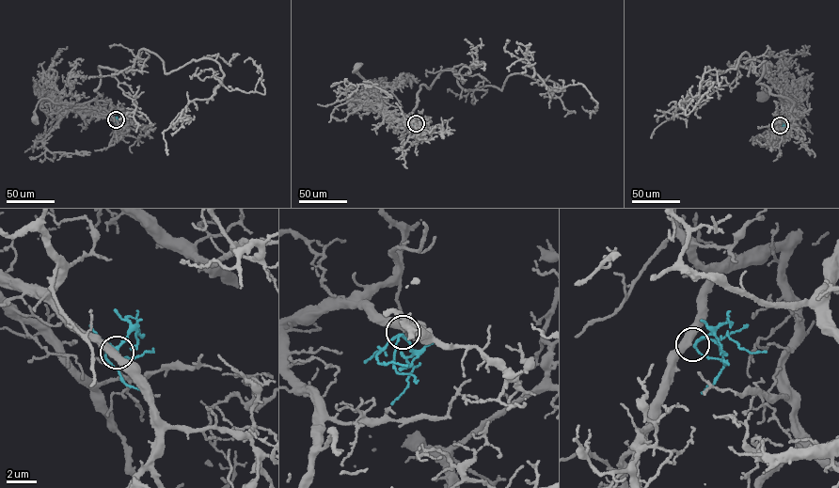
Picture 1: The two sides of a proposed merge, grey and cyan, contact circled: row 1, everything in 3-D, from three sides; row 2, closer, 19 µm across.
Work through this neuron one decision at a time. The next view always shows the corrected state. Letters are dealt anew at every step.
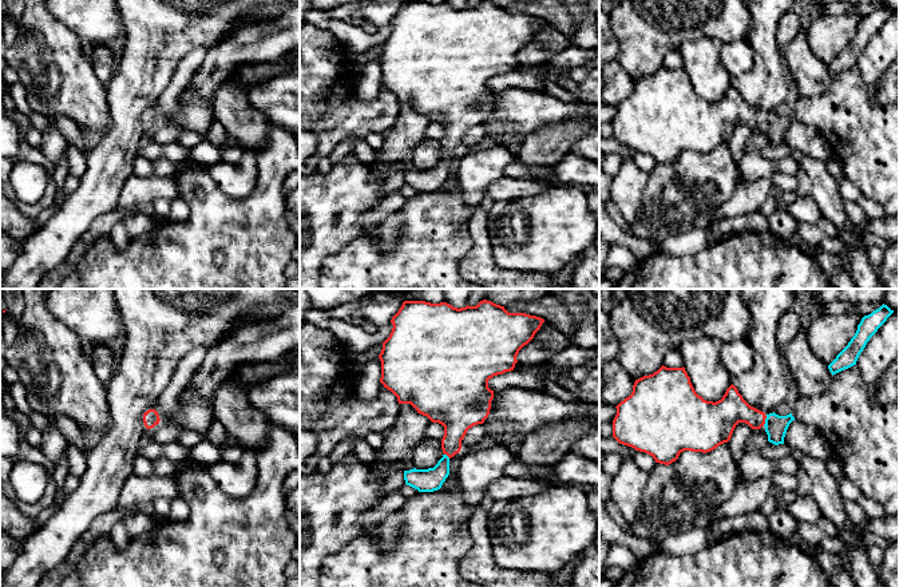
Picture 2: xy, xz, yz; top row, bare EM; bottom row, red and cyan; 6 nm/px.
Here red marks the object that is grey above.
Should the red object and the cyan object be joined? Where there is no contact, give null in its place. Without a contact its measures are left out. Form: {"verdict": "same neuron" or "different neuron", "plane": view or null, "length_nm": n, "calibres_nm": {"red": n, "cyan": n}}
{"verdict": "same neuron", "plane": "yz", "length_nm": 70, "calibres_nm": {"red": 190, "cyan": 130}}

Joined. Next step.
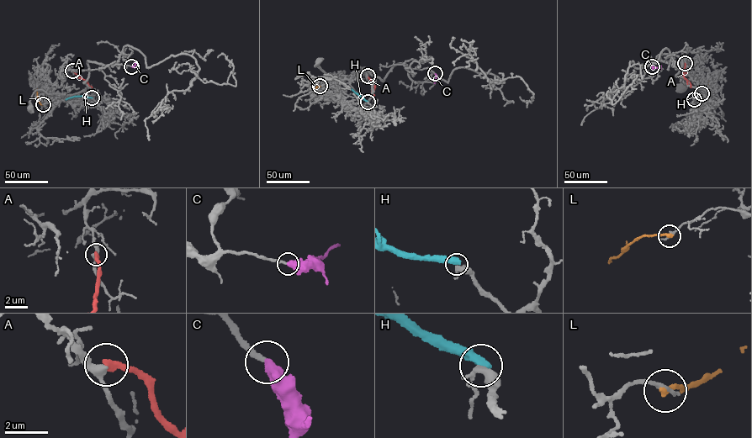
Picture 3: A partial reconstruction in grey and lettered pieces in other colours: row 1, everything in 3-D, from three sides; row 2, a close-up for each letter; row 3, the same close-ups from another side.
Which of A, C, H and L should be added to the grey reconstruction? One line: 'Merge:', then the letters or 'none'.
Merge: C

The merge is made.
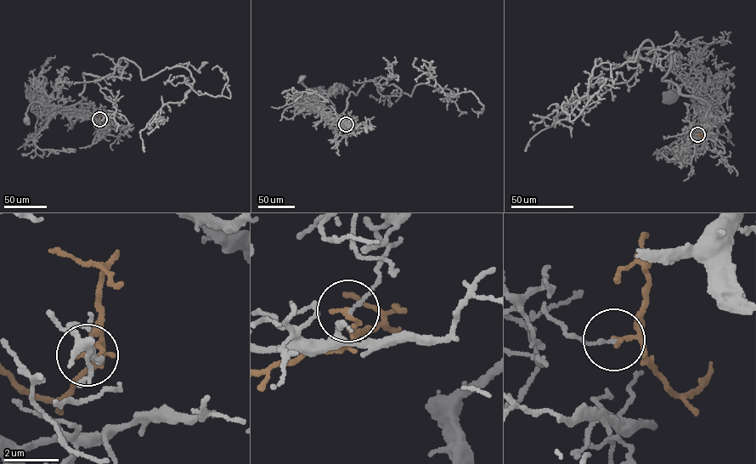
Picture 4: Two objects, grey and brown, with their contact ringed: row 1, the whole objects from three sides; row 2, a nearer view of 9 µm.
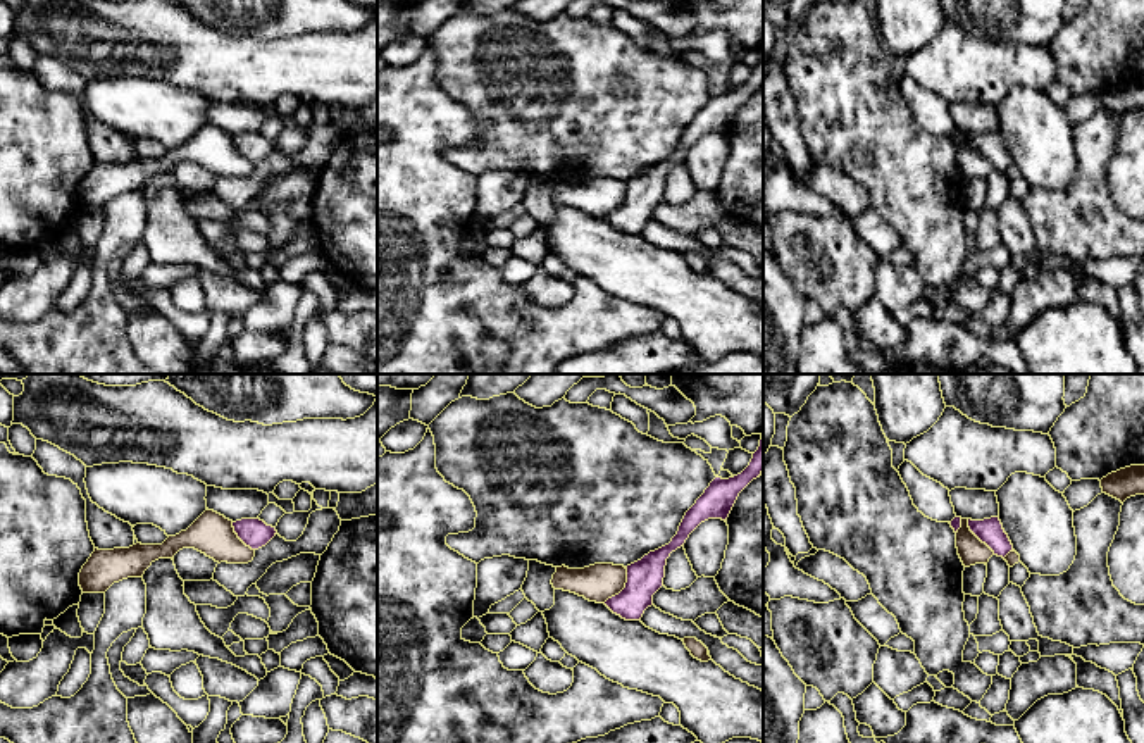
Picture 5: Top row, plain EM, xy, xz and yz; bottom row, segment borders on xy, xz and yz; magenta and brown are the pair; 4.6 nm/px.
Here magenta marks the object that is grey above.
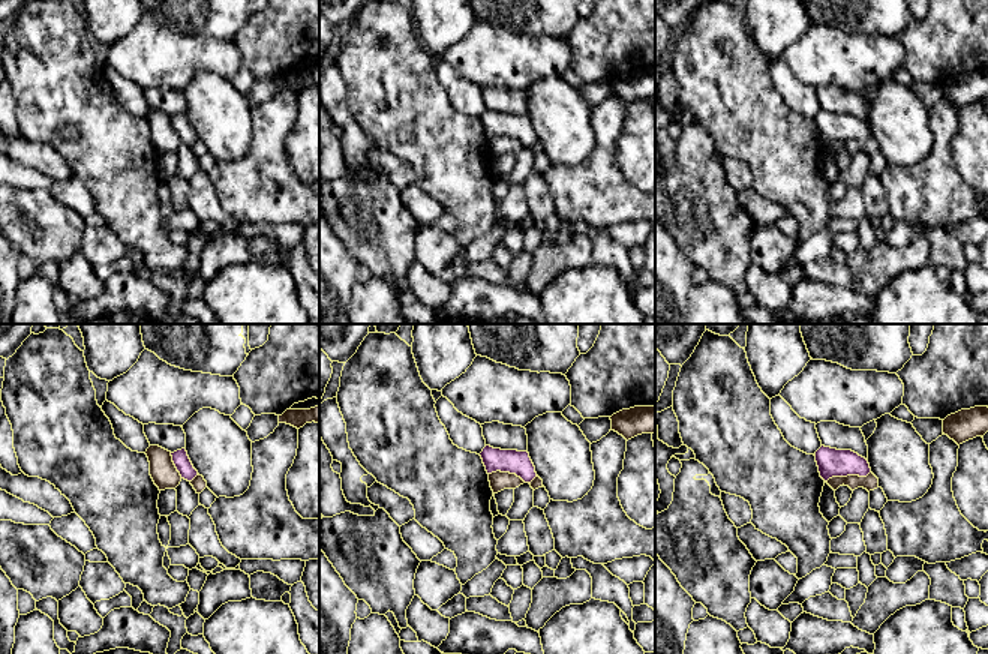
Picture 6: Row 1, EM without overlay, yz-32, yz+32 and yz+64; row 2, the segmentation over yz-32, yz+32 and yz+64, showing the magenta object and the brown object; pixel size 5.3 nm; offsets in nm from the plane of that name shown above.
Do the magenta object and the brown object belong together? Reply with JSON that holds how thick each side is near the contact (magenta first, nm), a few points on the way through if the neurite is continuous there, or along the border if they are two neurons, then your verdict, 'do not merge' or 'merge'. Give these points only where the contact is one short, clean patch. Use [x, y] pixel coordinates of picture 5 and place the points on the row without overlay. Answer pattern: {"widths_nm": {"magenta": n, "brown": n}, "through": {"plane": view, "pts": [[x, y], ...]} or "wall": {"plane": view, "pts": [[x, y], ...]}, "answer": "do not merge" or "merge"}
{"widths_nm": {"magenta": 170, "brown": 180}, "wall": {"plane": "xz", "pts": [[626, 181], [626, 199], [603, 216]]}, "answer": "do not merge"}

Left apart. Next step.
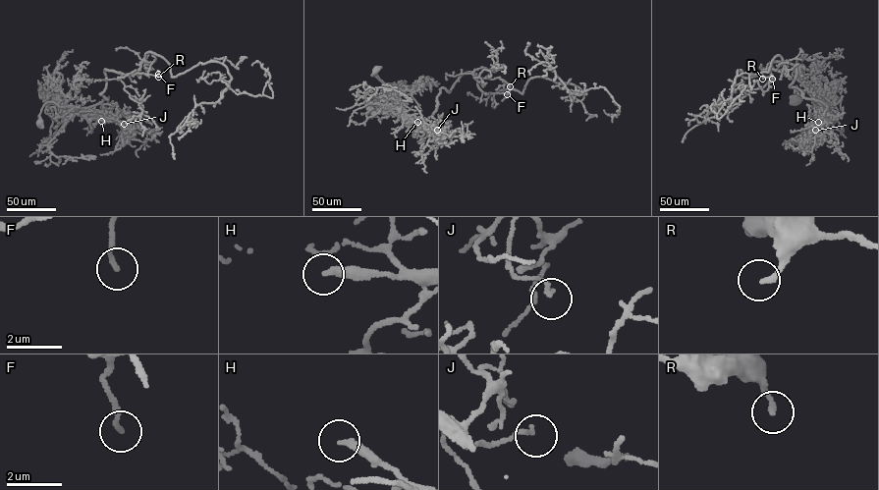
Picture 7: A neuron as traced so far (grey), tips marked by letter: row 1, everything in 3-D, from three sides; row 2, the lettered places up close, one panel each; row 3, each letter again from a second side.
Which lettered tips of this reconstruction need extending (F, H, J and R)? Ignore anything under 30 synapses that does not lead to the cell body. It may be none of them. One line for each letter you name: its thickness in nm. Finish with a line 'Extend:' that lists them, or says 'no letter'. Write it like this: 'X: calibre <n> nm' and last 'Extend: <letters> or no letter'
H: calibre 280 nm
Extend: H

